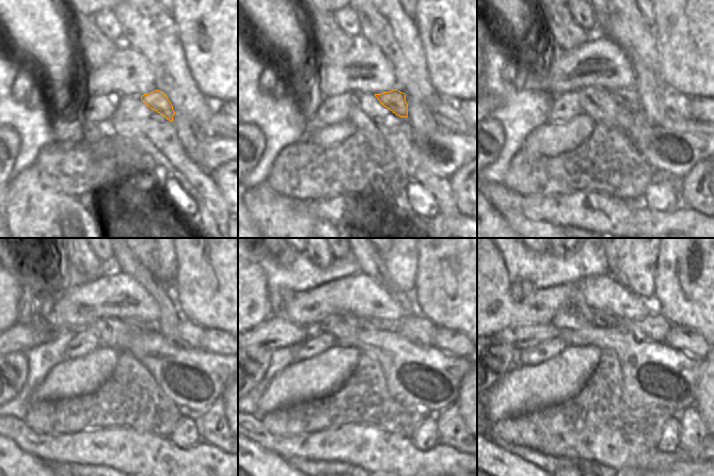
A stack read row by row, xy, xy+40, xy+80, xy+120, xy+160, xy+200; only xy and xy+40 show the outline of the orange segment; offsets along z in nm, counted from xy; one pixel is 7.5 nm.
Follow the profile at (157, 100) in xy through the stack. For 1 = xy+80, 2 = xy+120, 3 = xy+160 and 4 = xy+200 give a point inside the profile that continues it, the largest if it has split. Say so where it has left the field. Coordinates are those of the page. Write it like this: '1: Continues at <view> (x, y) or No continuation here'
1: Continues at xy+80 (628, 97)
2: Continues at xy+120 (137, 327)
3: Continues at xy+160 (369, 323)
4: Continues at xy+200 (602, 319).

